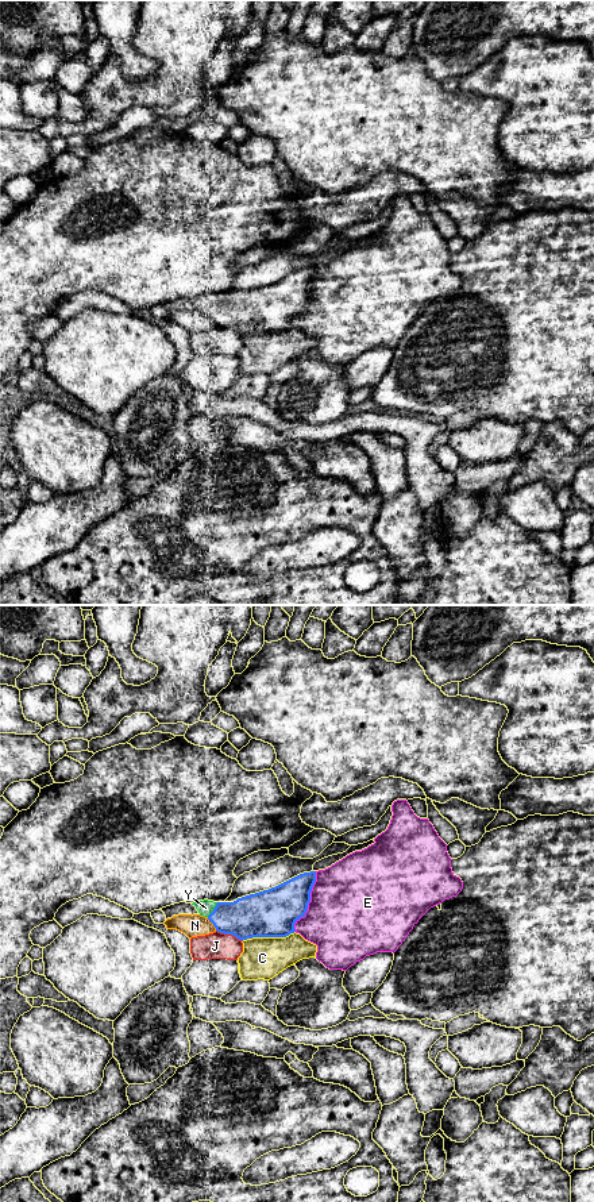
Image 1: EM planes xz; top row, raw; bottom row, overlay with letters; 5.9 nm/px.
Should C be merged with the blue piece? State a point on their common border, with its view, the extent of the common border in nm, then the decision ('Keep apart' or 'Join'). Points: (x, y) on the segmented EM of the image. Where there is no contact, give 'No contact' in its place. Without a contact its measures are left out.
Touches blue at xz (267, 936). Shared border 320 nm. Keep apart

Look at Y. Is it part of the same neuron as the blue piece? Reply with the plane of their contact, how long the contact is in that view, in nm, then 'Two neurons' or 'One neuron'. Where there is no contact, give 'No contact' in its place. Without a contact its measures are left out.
Touches blue in xz. Shared border 110 nm. One neuron

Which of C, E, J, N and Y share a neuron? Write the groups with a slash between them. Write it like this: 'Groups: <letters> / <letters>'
Groups: C / E N / J / Y

